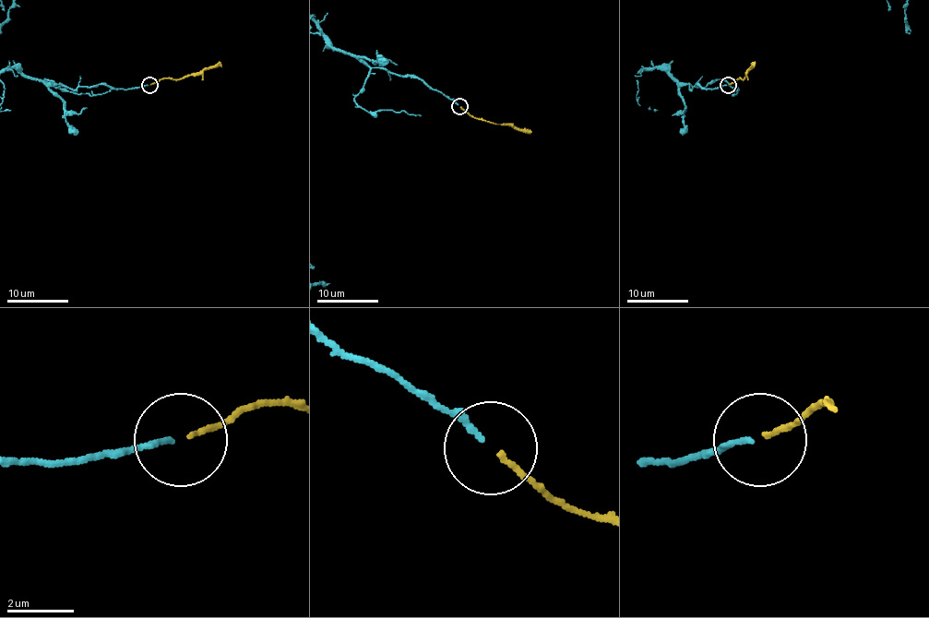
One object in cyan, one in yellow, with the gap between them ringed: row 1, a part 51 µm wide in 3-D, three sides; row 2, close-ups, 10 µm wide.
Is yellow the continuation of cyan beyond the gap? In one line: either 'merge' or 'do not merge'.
merge

